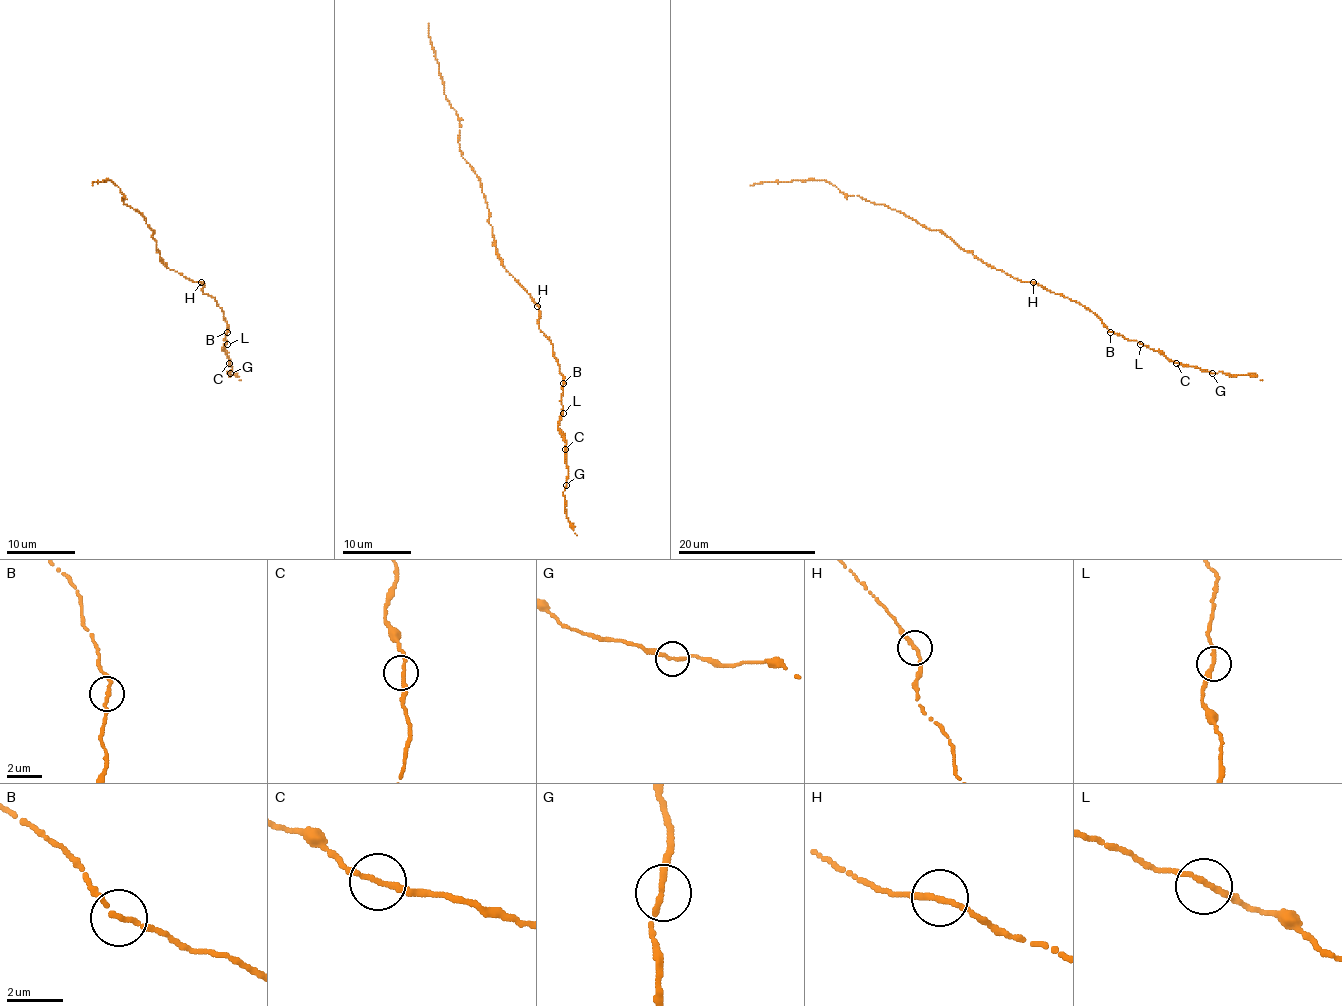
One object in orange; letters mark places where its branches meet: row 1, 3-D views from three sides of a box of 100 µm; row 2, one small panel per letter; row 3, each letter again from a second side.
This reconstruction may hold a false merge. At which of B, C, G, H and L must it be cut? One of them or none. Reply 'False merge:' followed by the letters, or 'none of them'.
False merge: none of them

